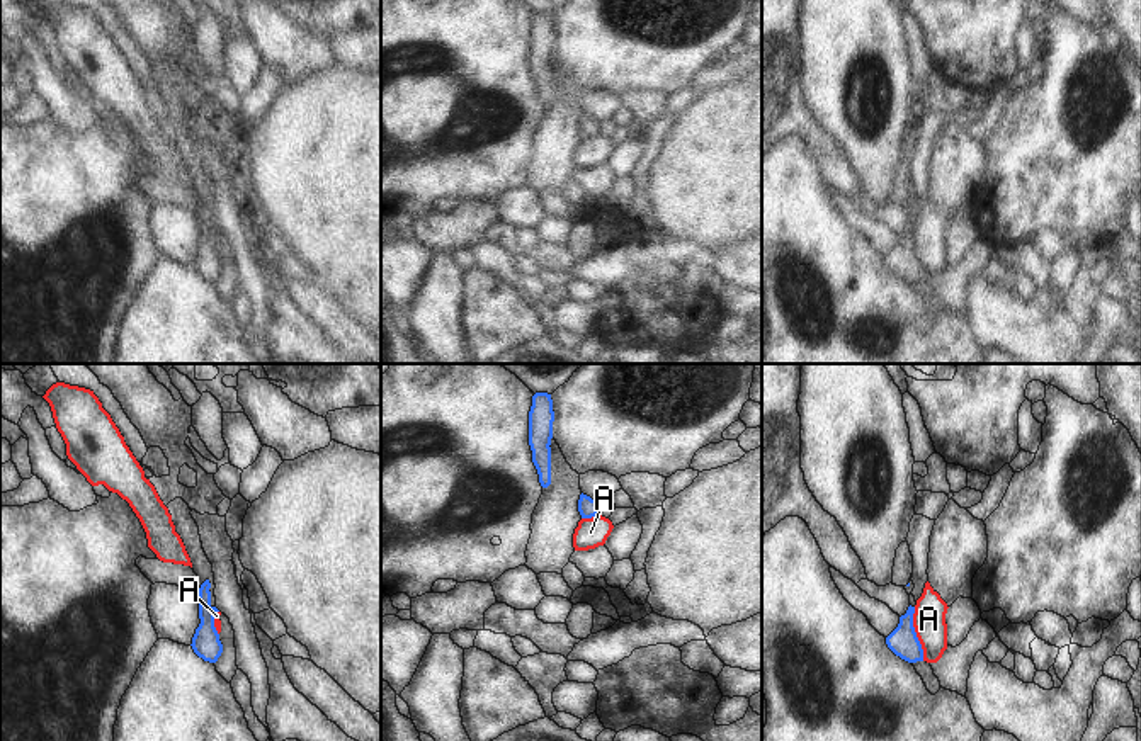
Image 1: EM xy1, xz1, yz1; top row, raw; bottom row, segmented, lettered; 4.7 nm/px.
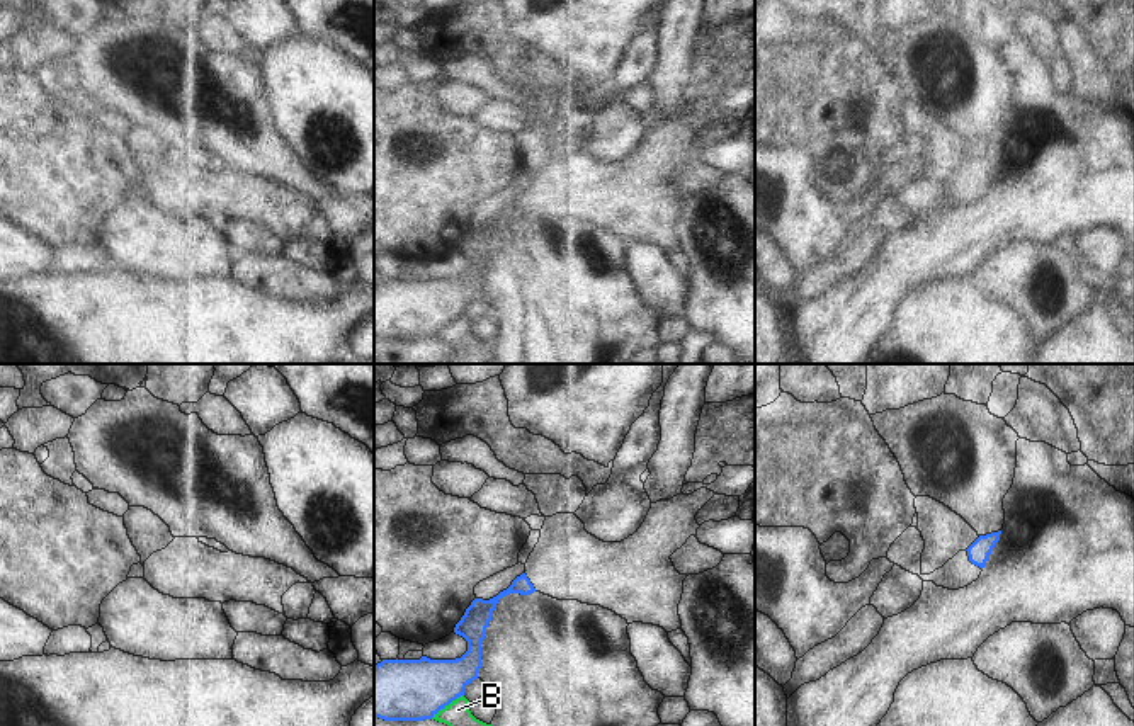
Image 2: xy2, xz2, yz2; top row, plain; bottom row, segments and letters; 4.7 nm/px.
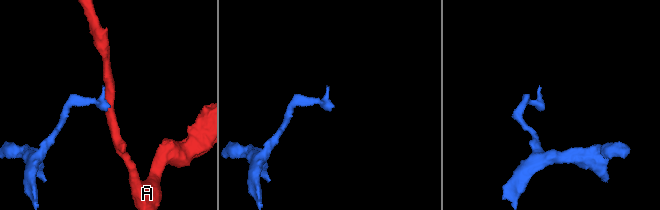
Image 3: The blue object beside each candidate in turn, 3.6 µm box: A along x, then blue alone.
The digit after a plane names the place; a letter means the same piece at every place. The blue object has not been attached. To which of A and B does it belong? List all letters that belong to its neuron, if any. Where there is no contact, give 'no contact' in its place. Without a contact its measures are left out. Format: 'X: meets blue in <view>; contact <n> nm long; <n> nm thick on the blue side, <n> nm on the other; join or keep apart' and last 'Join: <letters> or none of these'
A: meets blue in yz1; contact 260 nm long; 140 nm thick on the blue side, 160 nm on the other; keep apart
B: meets blue in xz2; contact 200 nm long; 280 nm thick on the blue side, 120 nm on the other; keep apart
Join: none of these

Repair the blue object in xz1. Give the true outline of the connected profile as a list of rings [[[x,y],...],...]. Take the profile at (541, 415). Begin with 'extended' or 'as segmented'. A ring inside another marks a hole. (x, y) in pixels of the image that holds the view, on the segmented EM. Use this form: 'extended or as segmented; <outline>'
as segmented; [[[536,393],[529,411],[529,445],[532,462],[542,488],[551,484],[551,438],[553,438],[553,399],[548,393]]]

